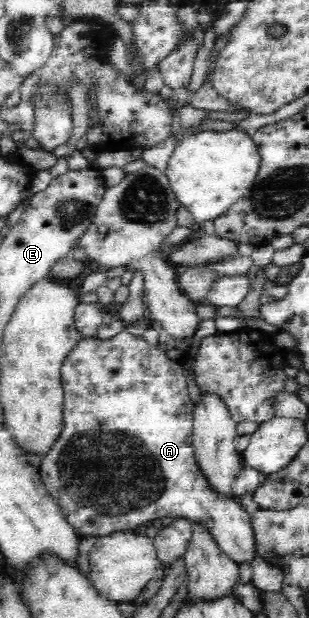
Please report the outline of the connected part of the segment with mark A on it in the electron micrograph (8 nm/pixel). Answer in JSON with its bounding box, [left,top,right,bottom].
[39,330,256,563]

